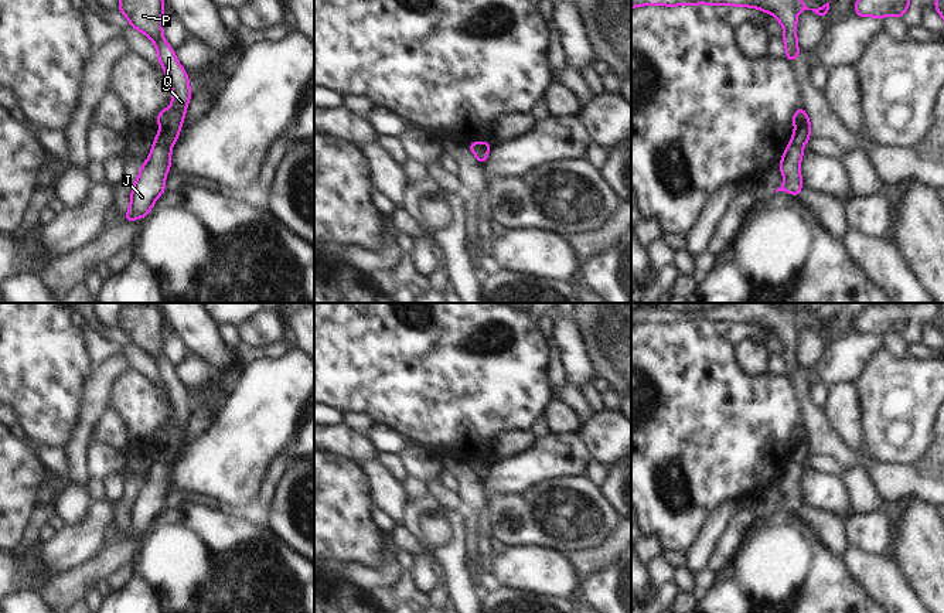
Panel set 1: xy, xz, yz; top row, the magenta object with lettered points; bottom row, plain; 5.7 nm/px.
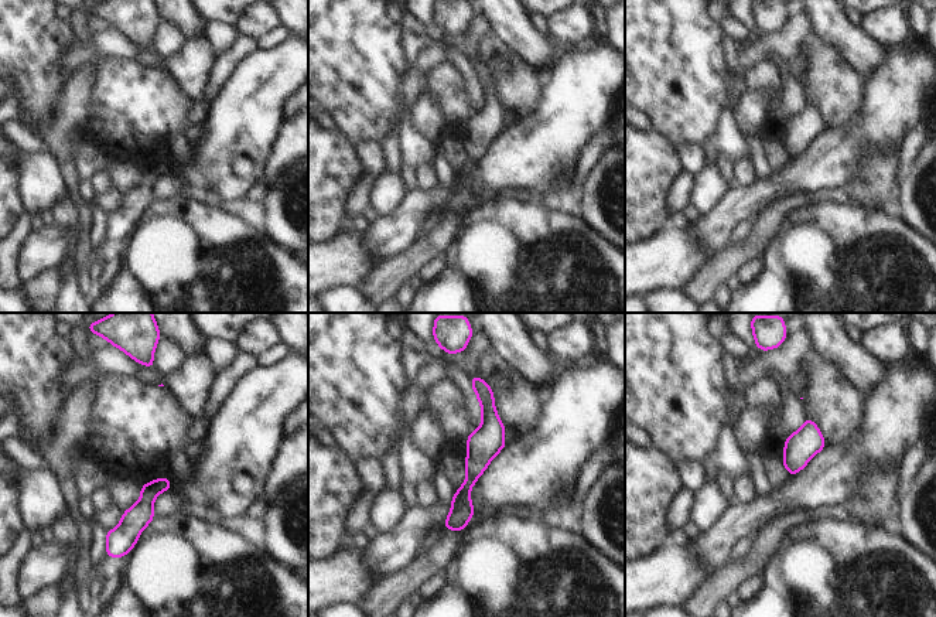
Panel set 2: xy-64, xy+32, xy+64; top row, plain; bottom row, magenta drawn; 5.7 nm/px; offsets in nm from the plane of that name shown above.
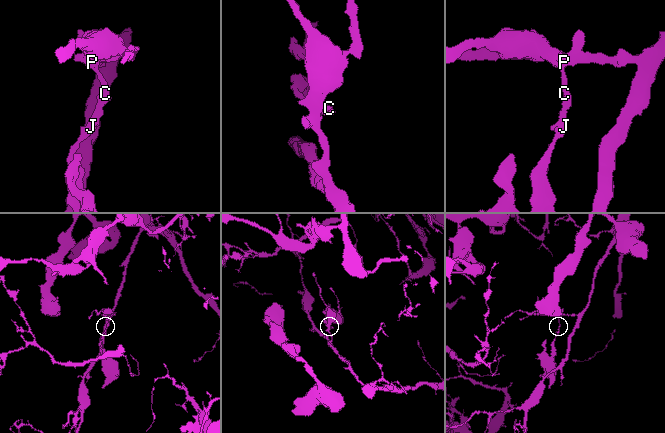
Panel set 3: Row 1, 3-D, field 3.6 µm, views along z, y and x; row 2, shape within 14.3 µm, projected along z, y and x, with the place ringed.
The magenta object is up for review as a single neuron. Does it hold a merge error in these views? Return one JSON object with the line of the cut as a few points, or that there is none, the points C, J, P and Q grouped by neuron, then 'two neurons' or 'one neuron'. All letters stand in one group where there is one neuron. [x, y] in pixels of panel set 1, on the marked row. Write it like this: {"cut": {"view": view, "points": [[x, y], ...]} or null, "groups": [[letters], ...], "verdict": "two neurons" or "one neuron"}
{"cut": {"view": "xy", "points": [[153, 143], [170, 146]]}, "groups": [["C", "P", "Q"], ["J"]], "verdict": "two neurons"}

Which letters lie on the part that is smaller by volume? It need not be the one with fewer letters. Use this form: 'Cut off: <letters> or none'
Cut off: J

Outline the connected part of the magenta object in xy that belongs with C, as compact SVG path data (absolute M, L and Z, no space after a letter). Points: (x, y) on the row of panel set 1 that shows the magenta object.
M119 0L119 11L125 14L130 25L154 42L157 58L173 91L171 106L161 109L156 118L160 127L159 136L153 140L156 146L168 147L178 139L192 92L185 69L163 37L164 8L164 0Z

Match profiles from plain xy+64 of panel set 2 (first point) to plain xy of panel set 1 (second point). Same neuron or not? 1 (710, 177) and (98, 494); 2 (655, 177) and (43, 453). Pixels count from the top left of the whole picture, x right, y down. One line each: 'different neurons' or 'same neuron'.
1: different neurons
2: different neurons

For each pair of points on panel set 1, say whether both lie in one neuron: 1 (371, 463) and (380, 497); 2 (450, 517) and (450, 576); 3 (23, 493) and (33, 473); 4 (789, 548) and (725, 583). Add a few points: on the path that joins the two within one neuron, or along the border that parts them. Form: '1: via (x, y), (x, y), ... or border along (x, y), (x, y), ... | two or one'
1: via (374, 472), (380, 480), (380, 489) | one
2: via (456, 531), (456, 545), (450, 562) | one
3: via (23, 489), (23, 483), (29, 477) | one
4: via (773, 564), (753, 583), (740, 583) | one

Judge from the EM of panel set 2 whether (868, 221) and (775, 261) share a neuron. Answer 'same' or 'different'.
same

